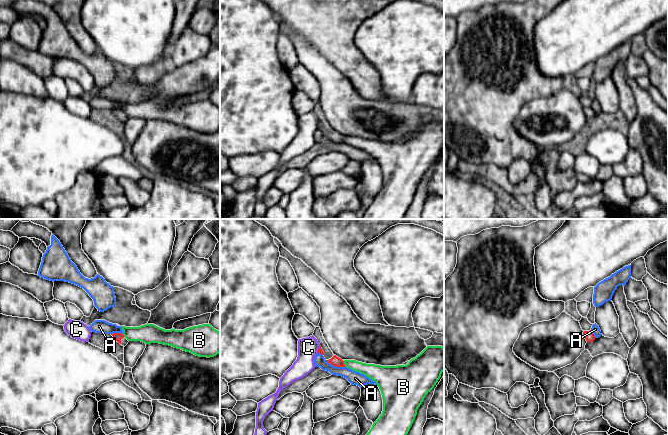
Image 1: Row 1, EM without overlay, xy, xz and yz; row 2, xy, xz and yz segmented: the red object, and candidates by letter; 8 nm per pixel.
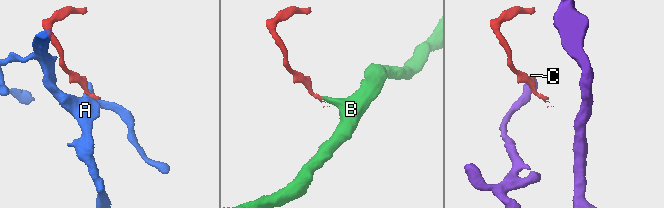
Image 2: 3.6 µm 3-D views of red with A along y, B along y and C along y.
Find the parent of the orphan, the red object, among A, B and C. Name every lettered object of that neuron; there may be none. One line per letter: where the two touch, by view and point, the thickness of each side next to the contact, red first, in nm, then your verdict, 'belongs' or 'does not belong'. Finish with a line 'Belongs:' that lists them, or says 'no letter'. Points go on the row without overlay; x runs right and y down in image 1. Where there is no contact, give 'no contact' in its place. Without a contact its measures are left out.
A: xz (335, 141) | 80/110 nm | does not belong
B: xz (344, 140) | 80/120 nm | does not belong
C: xz (319, 124) | 50/160 nm | does not belong
Belongs: no letter

